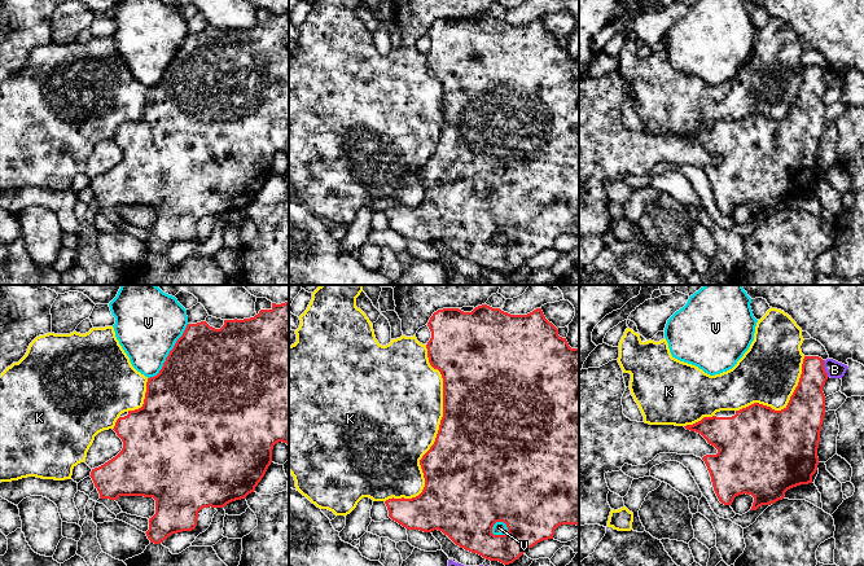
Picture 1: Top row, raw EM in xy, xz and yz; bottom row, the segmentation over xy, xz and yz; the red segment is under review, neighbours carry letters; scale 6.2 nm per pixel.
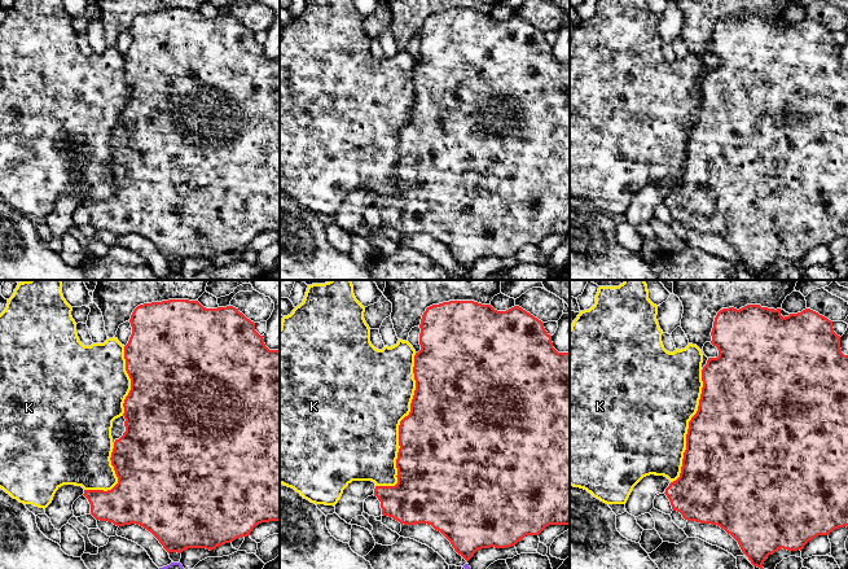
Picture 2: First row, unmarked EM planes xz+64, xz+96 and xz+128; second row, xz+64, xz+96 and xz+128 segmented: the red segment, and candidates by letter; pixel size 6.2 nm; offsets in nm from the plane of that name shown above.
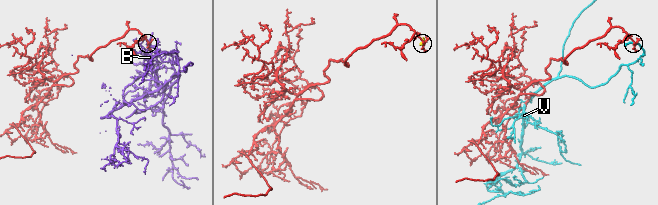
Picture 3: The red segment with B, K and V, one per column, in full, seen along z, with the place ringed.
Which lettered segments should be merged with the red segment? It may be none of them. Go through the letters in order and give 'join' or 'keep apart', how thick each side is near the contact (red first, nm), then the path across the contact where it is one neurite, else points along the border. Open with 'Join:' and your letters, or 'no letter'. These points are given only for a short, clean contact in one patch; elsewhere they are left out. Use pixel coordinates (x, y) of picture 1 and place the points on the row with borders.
Join: no letter
B: keep apart | 220/110 nm
K: keep apart | 500/500 nm
V: keep apart | 500/420 nm

